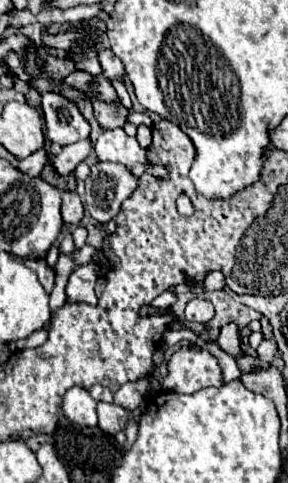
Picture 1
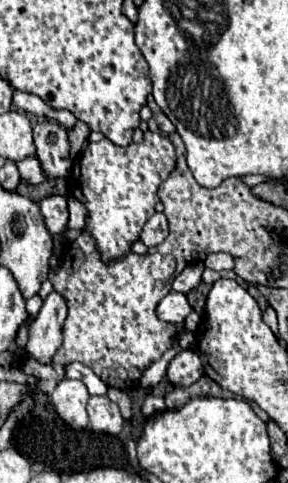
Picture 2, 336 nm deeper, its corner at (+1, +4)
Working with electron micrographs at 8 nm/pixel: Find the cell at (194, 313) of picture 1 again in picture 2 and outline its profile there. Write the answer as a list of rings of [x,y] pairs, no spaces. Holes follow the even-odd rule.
[[[170,292],[156,306],[156,316],[172,324],[182,324],[190,312],[192,312],[192,306],[188,304],[188,298],[180,292]]]

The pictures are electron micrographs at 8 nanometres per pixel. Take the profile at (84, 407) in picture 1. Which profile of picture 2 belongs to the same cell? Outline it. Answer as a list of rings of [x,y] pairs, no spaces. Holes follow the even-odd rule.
[[[62,380],[54,388],[50,402],[52,402],[54,410],[58,412],[58,416],[72,428],[86,428],[88,426],[88,414],[86,414],[88,390],[84,388],[84,382]]]

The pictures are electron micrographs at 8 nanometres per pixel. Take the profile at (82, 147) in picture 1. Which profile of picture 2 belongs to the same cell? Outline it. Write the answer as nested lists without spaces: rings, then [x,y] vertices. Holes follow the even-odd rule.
[[[36,158],[20,160],[20,162],[16,162],[16,166],[18,166],[22,182],[26,182],[26,184],[40,184],[40,182],[46,180],[46,176],[44,176],[44,172],[40,168],[40,162]]]

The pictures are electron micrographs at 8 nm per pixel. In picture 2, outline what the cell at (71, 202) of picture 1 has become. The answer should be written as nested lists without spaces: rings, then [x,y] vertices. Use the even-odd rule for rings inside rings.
[[[48,196],[40,204],[40,214],[50,234],[60,234],[68,222],[68,206],[64,196]]]

